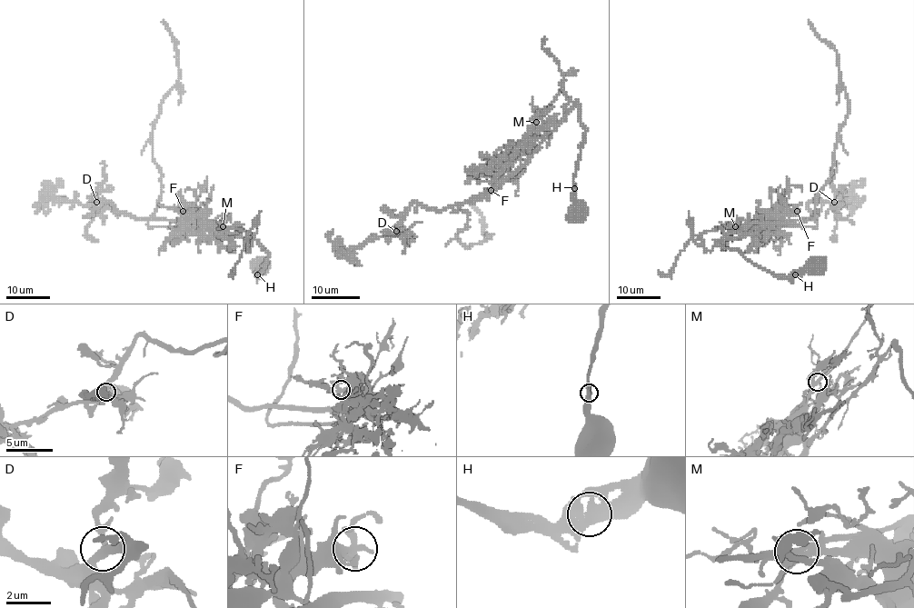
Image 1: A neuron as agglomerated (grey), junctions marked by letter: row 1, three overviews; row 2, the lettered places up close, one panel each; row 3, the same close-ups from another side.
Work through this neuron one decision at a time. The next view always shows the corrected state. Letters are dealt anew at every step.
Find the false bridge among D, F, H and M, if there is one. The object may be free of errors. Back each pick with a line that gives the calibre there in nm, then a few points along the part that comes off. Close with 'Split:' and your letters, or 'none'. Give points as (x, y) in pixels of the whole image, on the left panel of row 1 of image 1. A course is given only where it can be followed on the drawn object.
M: calibre 320 nm; course (223, 227), (207, 221), (147, 224), (162, 178), (153, 157), (153, 124), (178, 80), (175, 40), (163, 20)
Split: M

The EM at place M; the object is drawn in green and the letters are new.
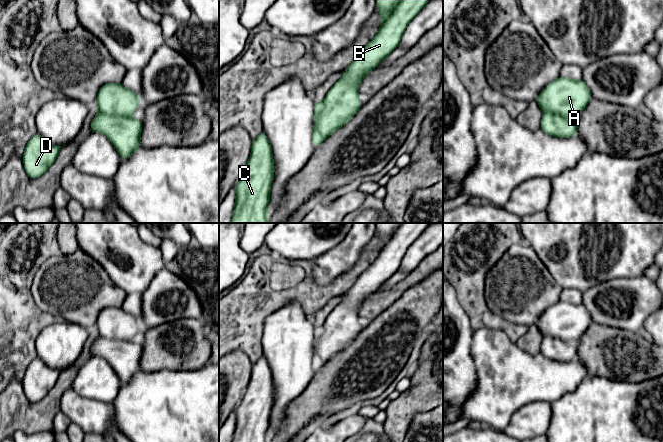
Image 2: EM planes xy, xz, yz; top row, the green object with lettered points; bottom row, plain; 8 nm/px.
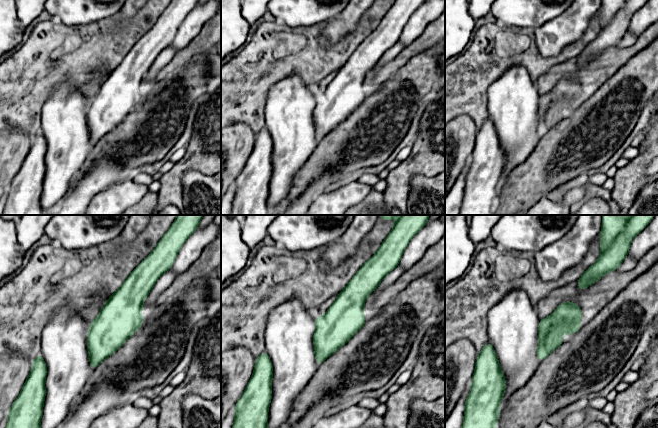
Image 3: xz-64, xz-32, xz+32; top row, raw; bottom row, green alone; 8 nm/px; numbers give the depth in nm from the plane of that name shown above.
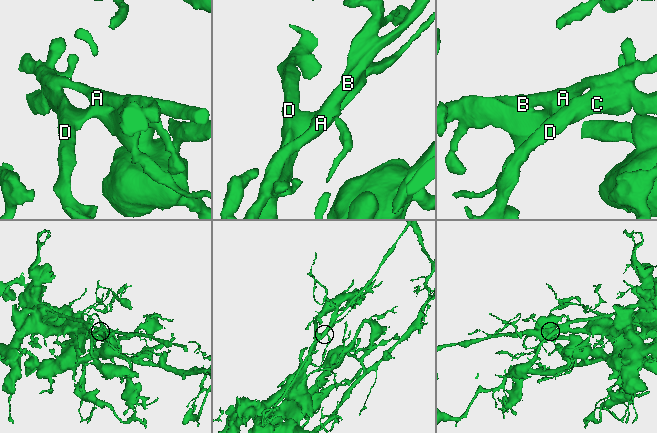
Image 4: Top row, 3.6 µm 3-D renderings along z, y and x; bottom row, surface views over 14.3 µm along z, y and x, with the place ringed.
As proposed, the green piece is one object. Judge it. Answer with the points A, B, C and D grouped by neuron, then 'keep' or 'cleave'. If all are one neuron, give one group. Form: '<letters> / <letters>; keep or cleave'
A B / C D; cleave

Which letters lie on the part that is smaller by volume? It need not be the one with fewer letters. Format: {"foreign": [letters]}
{"foreign": ["A", "B"]}

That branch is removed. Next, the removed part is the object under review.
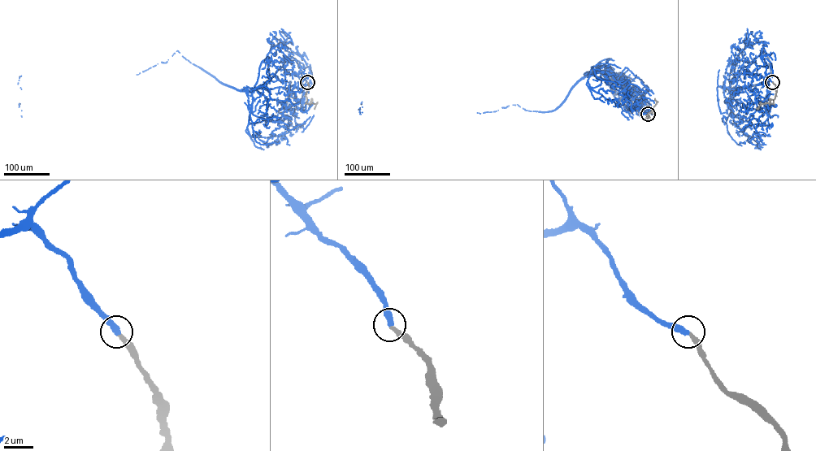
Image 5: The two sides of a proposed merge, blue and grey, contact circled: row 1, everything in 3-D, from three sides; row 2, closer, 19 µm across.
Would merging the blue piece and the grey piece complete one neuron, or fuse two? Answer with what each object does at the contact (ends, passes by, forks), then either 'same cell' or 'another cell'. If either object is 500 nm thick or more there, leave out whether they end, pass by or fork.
blue ends | grey ends | same cell

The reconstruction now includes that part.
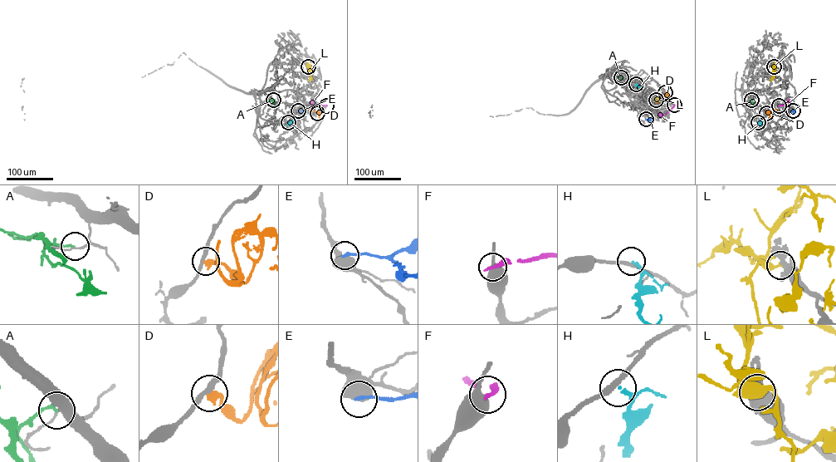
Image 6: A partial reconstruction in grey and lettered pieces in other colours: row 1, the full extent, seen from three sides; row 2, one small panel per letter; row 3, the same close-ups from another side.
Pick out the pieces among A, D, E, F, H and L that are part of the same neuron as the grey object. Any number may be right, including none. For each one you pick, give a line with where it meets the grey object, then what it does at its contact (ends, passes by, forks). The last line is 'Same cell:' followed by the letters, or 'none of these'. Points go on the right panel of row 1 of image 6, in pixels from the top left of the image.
Same cell: none of these

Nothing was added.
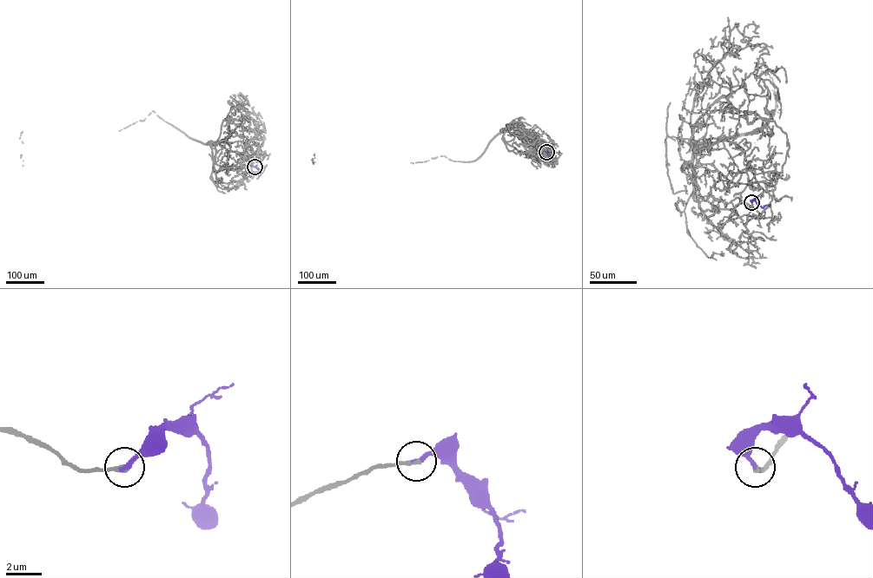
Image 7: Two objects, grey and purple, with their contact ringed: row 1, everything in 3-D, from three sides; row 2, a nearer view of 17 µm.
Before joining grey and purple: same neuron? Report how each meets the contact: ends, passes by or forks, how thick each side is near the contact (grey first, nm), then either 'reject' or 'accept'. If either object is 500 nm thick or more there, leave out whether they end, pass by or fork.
grey ends there; purple ends there; 240 nm thick on the grey side, 280 nm on the other; accept

